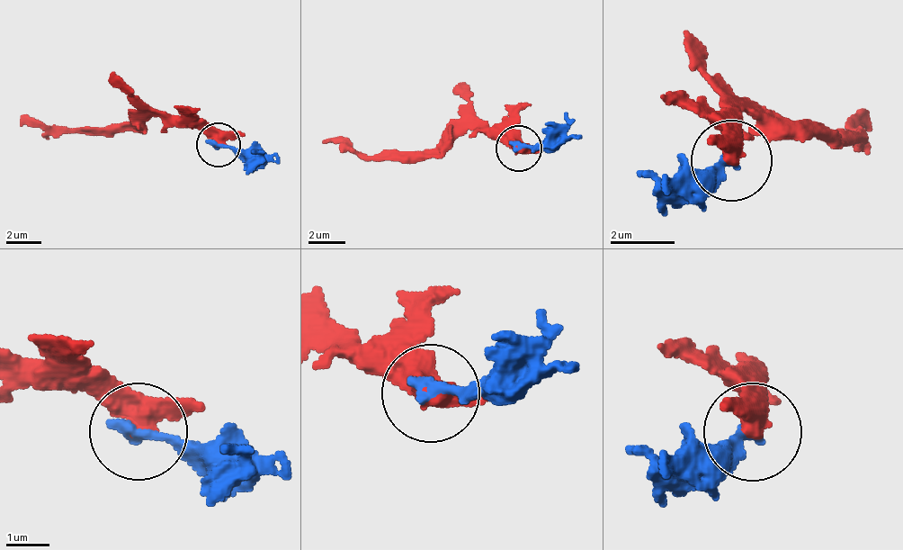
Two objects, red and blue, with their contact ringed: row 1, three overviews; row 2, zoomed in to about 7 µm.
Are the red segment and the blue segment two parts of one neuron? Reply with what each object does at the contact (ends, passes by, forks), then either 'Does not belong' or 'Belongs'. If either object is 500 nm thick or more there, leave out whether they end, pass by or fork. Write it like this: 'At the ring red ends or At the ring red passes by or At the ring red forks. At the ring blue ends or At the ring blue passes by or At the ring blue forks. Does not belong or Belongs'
At the ring red passes by. At the ring blue ends. Does not belong

